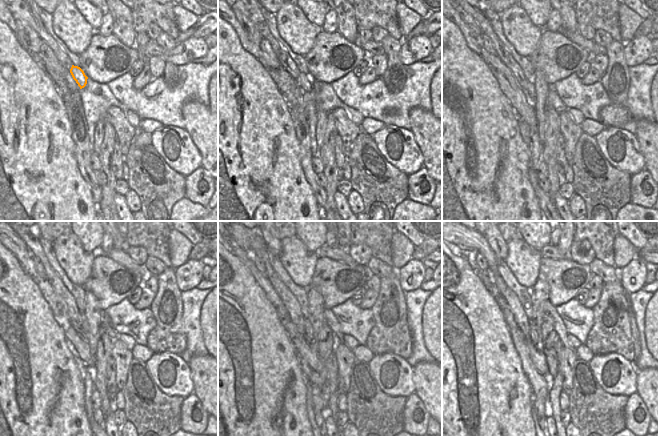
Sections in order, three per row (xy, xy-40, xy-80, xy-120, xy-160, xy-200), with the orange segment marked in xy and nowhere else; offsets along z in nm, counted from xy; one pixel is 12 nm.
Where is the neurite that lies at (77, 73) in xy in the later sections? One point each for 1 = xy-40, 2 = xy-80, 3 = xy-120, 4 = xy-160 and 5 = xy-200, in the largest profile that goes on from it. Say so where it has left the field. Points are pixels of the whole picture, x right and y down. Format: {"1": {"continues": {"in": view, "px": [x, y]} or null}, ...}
{"1": {"continues": {"in": "xy-40", "px": [304, 80]}}, "2": {"continues": {"in": "xy-80", "px": [530, 91]}}, "3": {"continues": {"in": "xy-120", "px": [84, 325]}}, "4": {"continues": {"in": "xy-160", "px": [309, 333]}}, "5": {"continues": {"in": "xy-200", "px": [536, 336]}}}

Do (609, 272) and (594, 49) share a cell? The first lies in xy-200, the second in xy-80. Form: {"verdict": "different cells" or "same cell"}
{"verdict": "different cells"}

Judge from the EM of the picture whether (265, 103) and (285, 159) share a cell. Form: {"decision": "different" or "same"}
{"decision": "same"}

